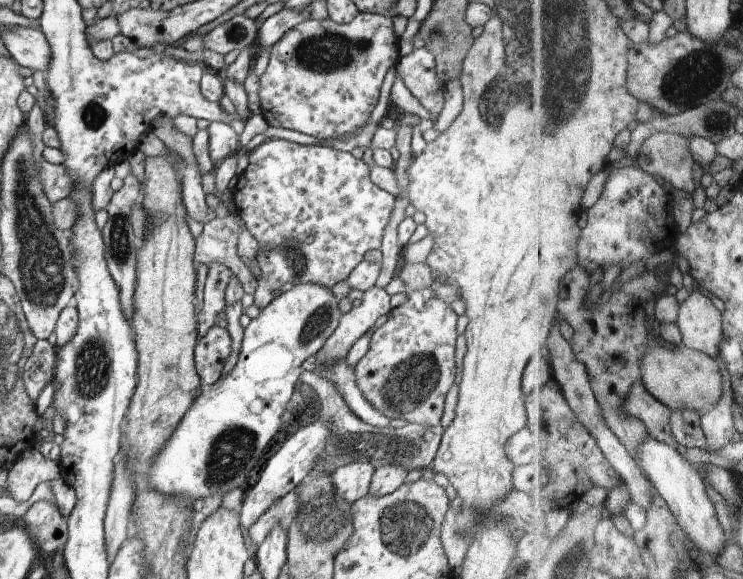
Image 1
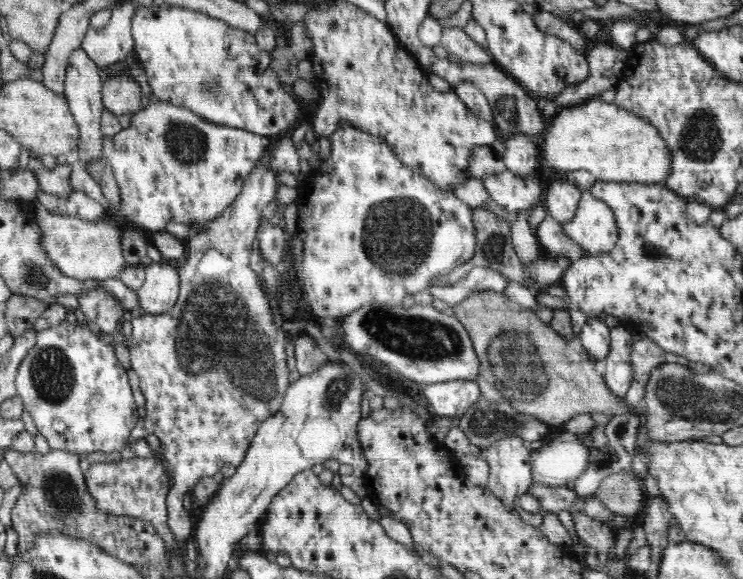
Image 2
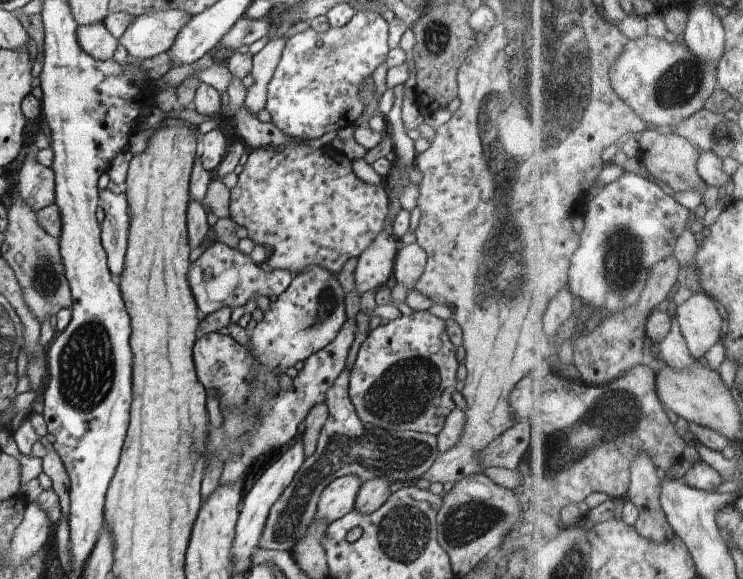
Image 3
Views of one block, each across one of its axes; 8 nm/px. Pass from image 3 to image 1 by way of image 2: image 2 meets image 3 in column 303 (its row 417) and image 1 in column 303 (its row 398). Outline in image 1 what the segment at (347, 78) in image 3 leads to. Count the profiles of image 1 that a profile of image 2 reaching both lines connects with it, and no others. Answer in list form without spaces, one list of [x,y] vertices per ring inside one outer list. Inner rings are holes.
[[[358,13],[358,16],[352,20],[352,22],[338,24],[334,20],[328,18],[325,21],[317,21],[316,19],[306,19],[300,24],[297,24],[294,28],[287,30],[283,34],[283,38],[280,39],[272,48],[270,61],[265,72],[259,78],[259,98],[261,104],[261,114],[269,126],[276,126],[282,128],[289,128],[290,130],[298,130],[302,134],[310,134],[320,139],[323,137],[339,138],[344,135],[352,134],[356,130],[363,128],[369,121],[372,111],[379,101],[381,95],[381,86],[384,82],[384,77],[392,65],[397,64],[399,60],[399,41],[397,34],[393,29],[393,18],[388,15],[378,13]]]

